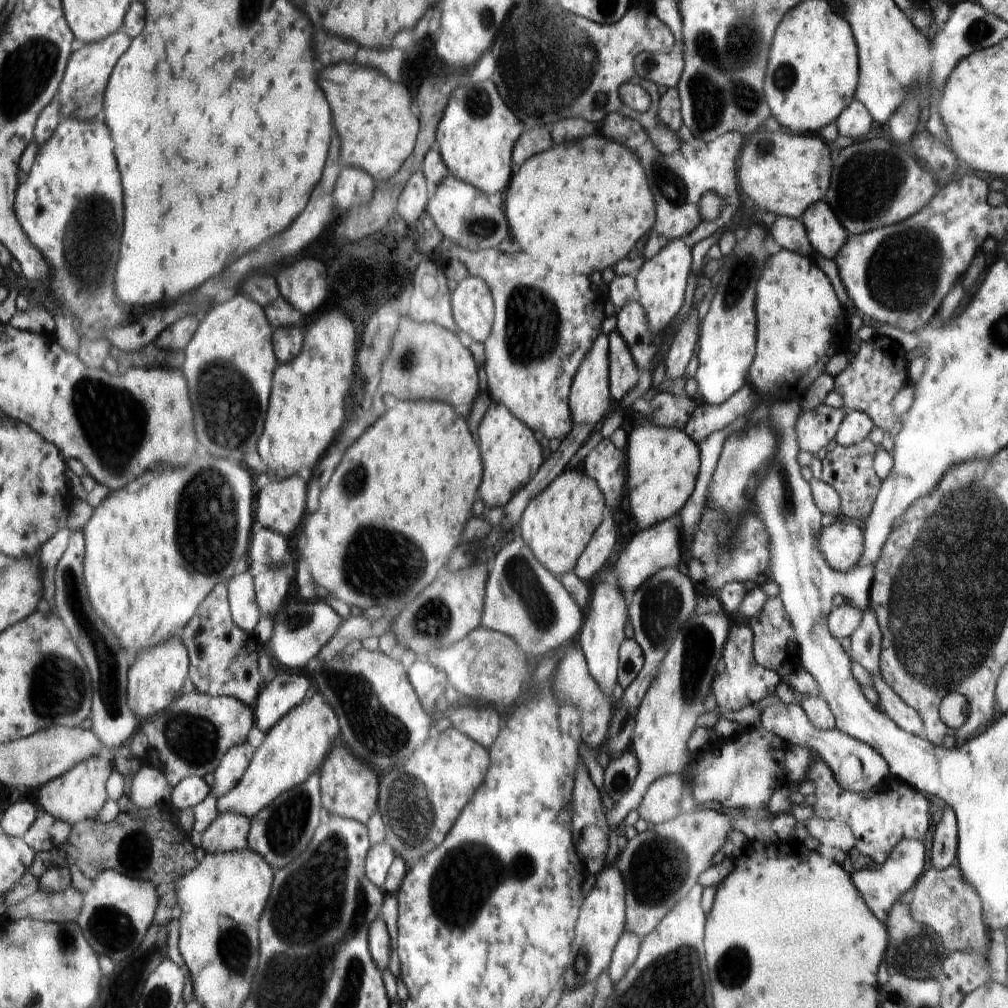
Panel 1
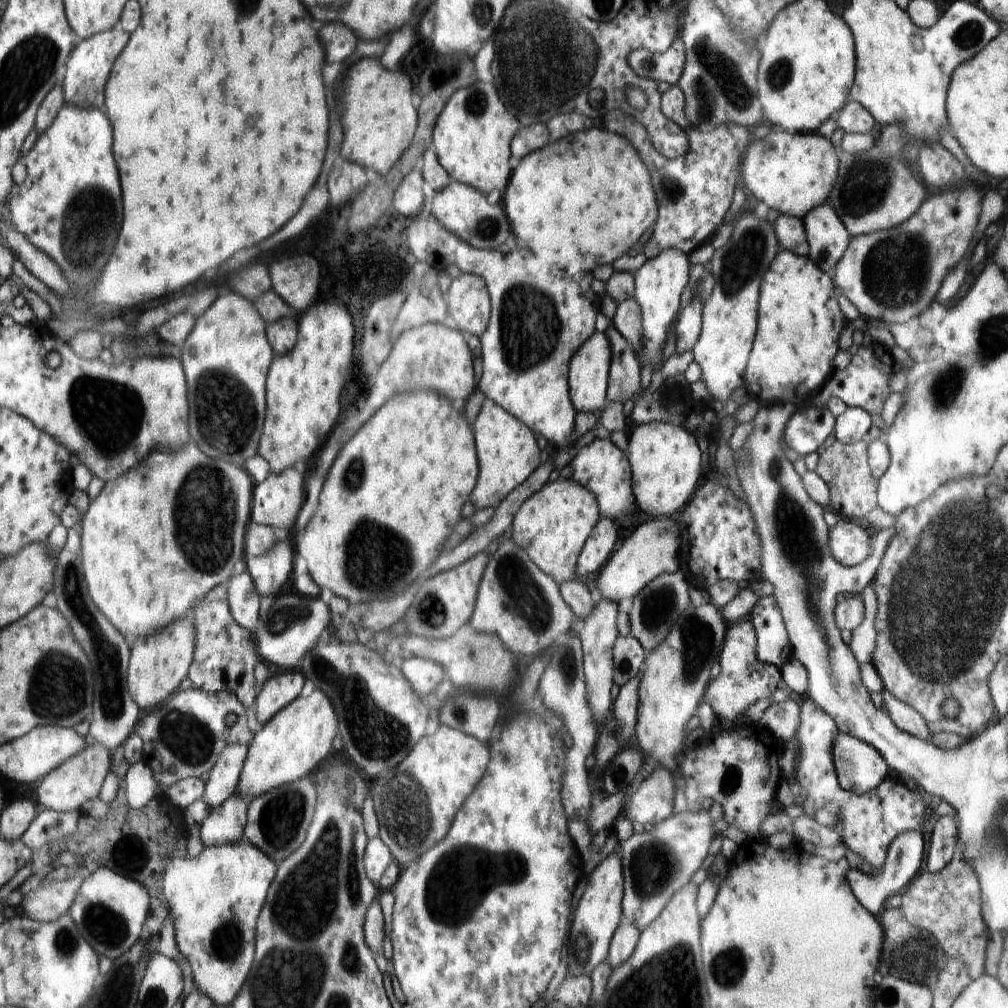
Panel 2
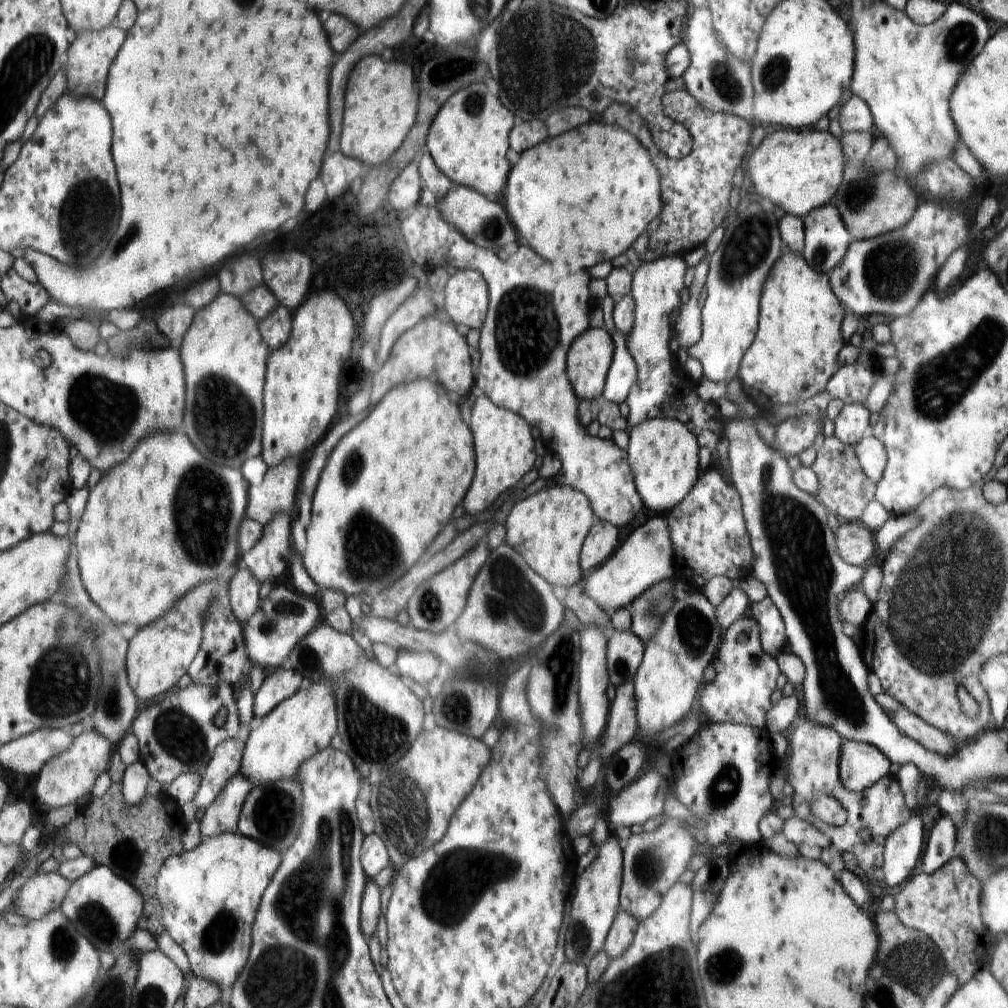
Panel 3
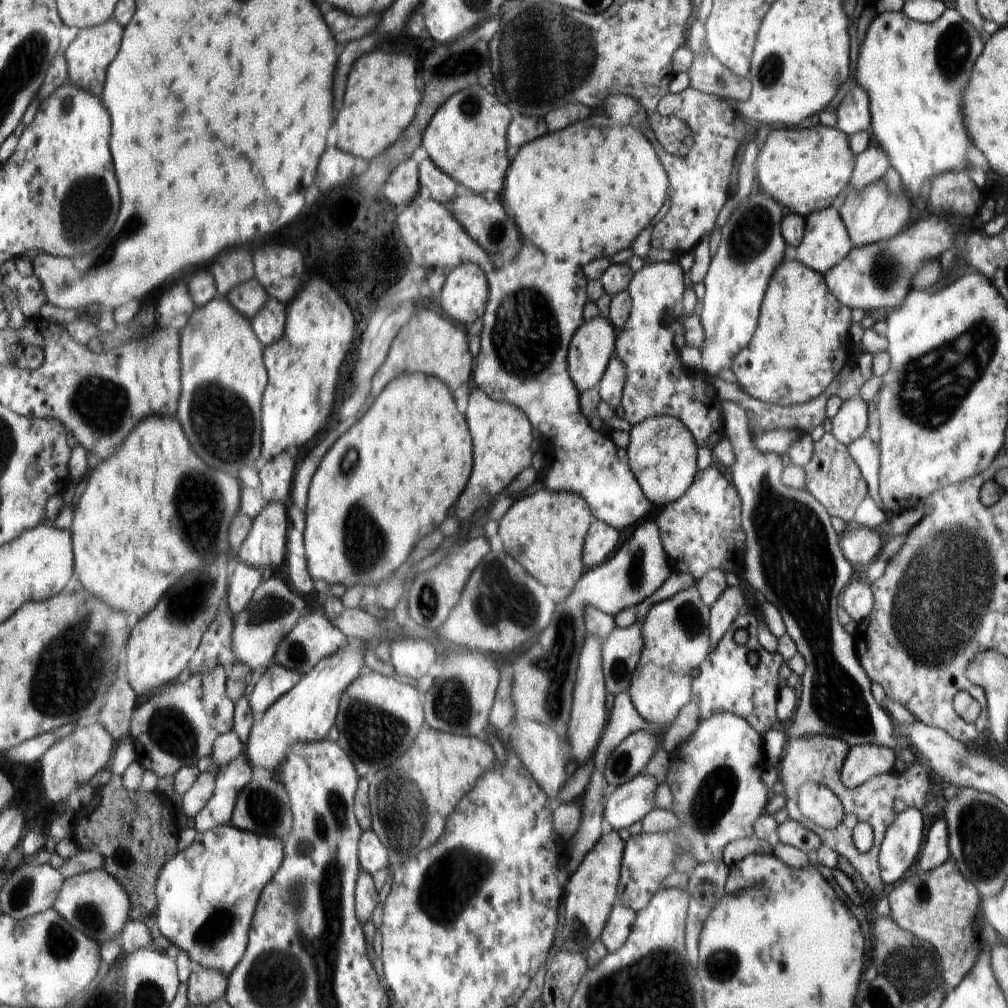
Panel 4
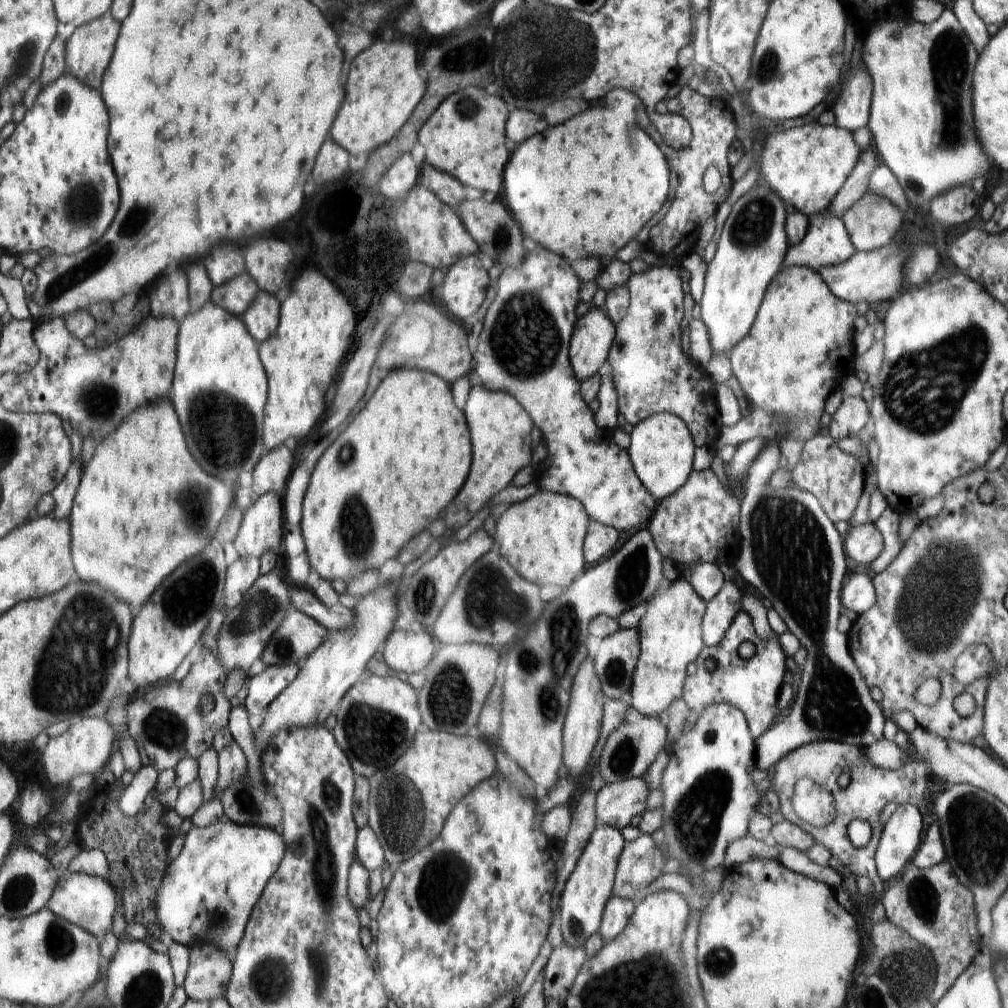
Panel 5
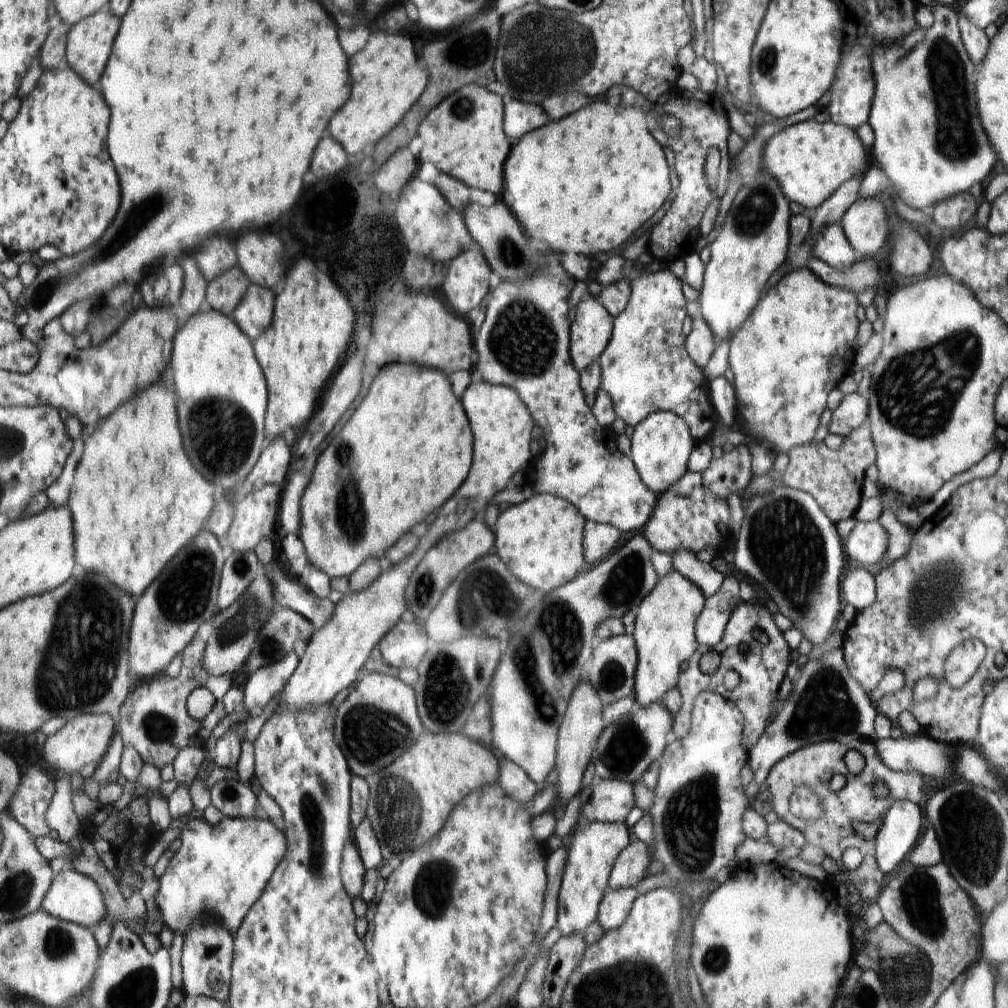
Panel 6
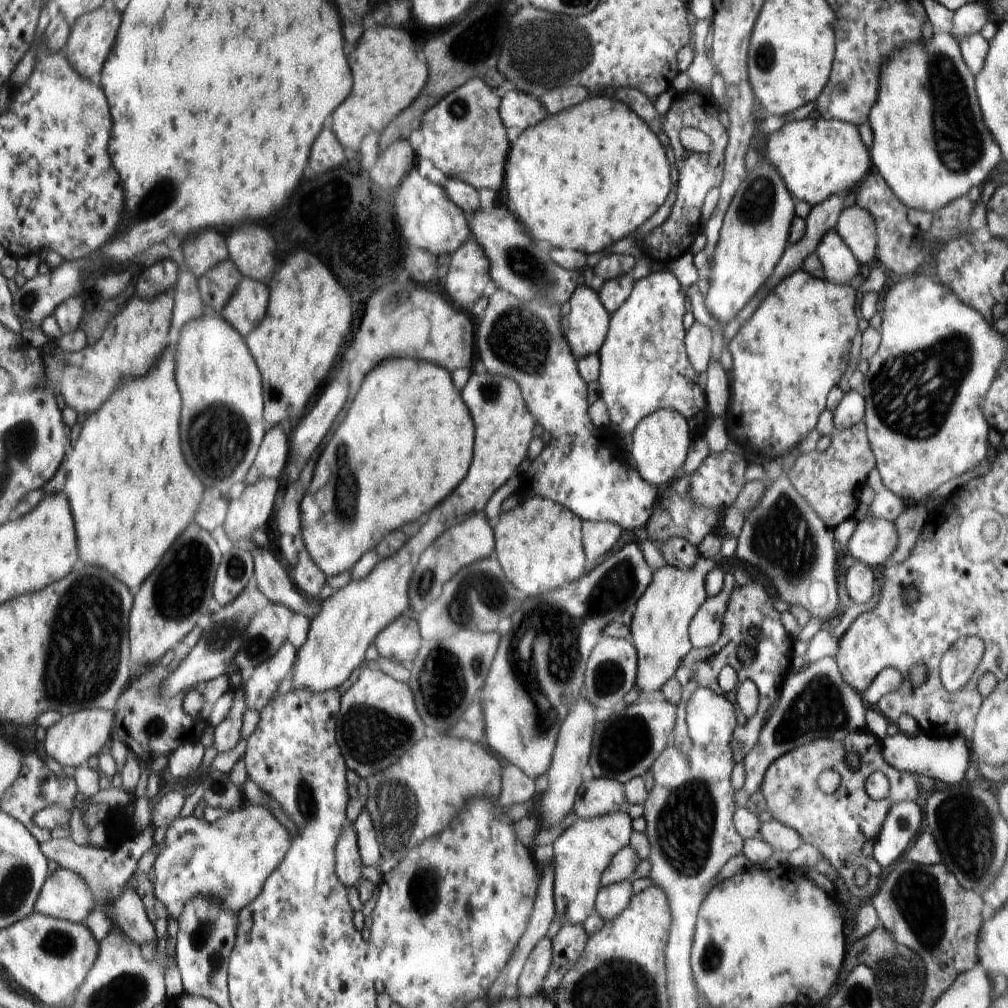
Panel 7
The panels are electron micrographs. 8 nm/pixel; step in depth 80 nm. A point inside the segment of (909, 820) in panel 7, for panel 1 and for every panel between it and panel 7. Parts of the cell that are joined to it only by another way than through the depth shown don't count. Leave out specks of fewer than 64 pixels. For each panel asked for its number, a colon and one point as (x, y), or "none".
1: (880, 889)
2: (904, 858)
3: (903, 847)
4: (899, 848)
5: (900, 838)
6: (898, 835)

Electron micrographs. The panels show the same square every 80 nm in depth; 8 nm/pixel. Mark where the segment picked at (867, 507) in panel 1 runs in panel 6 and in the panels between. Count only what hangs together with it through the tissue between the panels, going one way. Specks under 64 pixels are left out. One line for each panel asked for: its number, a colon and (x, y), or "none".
2: (845, 469)
3: (844, 490)
4: (833, 478)
5: (837, 479)
6: (835, 478)

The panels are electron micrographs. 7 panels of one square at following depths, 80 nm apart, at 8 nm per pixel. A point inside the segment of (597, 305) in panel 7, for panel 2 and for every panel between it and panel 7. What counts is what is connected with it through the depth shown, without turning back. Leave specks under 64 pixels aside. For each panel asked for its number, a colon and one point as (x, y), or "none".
2: (589, 375)
3: (589, 359)
4: (593, 345)
5: (592, 338)
6: (592, 328)

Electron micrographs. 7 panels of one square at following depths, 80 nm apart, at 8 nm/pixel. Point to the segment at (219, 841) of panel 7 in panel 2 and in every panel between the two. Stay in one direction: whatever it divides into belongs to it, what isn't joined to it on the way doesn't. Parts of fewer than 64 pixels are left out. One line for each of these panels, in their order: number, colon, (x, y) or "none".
2: (216, 898)
3: (210, 896)
4: (213, 887)
5: (208, 892)
6: (221, 870)

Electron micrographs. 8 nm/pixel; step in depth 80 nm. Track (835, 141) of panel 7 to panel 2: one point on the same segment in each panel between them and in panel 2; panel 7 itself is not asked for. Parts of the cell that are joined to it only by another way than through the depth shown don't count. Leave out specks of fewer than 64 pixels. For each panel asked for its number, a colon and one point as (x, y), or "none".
2: (790, 172)
3: (799, 170)
4: (806, 170)
5: (806, 166)
6: (810, 159)

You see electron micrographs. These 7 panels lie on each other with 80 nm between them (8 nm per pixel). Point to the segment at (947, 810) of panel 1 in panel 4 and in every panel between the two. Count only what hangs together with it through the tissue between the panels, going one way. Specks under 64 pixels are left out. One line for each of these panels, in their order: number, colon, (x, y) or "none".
2: (943, 841)
3: (943, 839)
4: (936, 851)

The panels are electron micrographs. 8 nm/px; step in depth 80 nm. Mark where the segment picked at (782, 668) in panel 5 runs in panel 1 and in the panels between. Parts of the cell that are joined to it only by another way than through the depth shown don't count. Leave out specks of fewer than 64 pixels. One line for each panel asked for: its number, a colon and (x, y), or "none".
1: (744, 681)
2: (744, 679)
3: (746, 676)
4: (743, 680)

